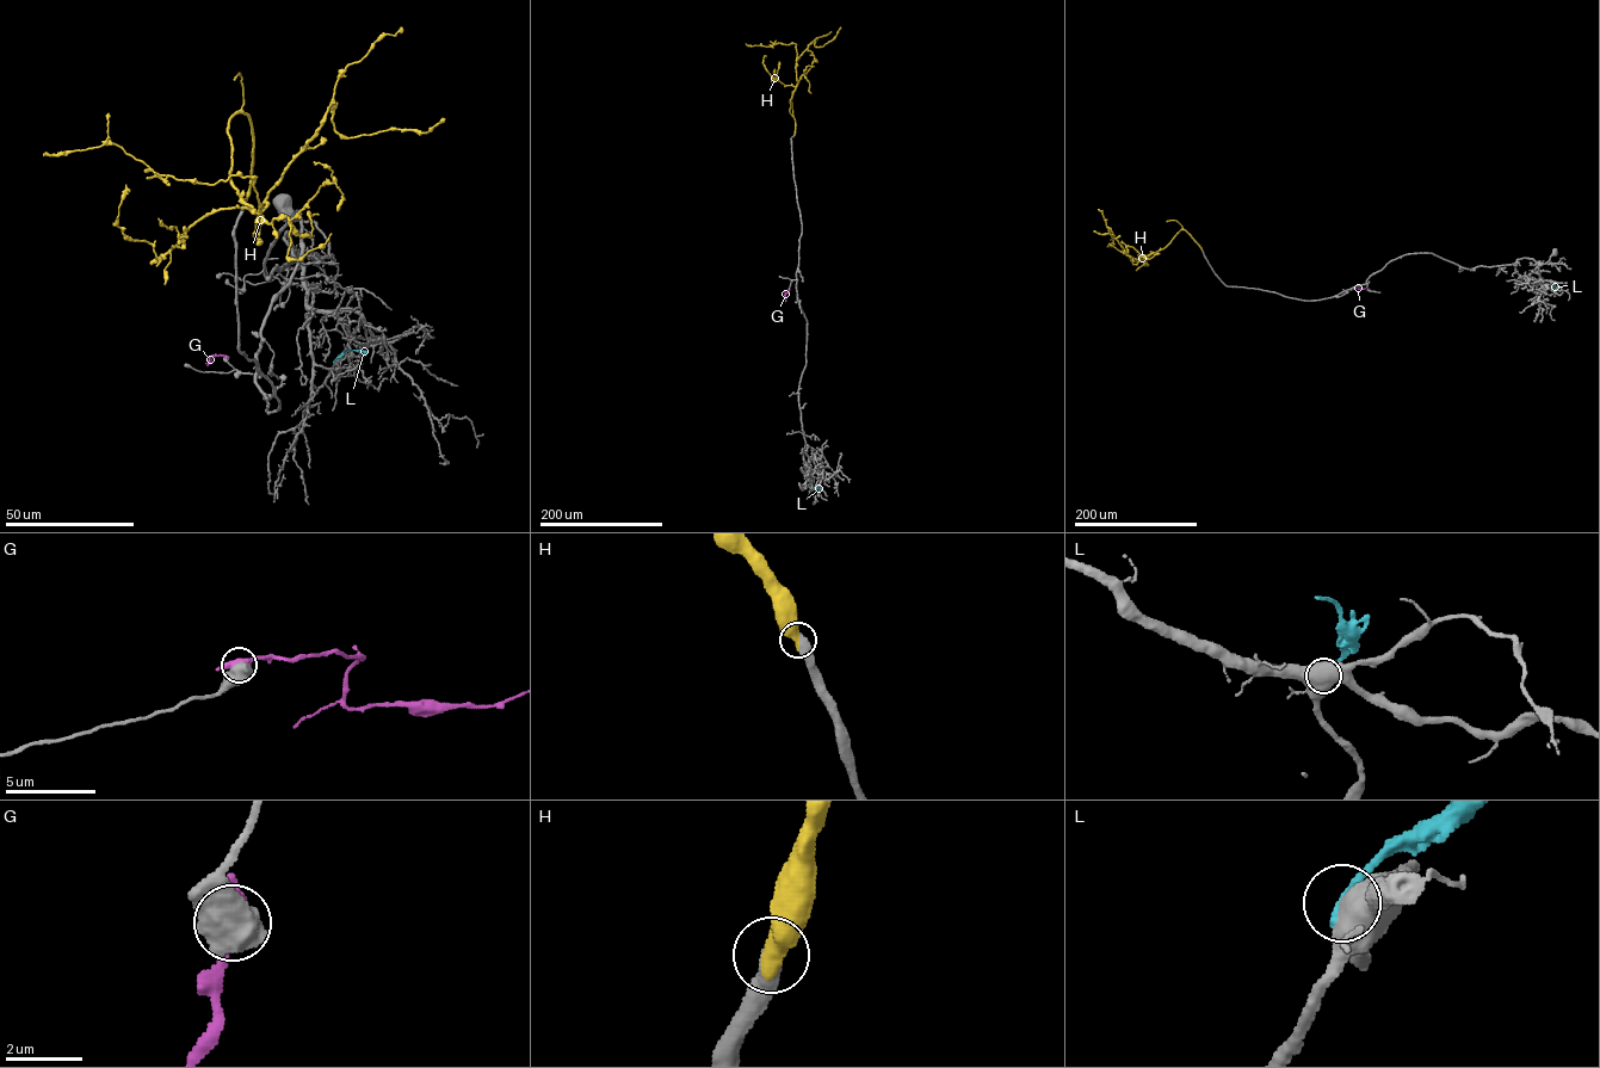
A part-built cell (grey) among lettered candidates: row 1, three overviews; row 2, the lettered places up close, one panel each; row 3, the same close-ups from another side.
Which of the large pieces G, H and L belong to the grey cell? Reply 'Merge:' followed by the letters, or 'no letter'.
Merge: H

